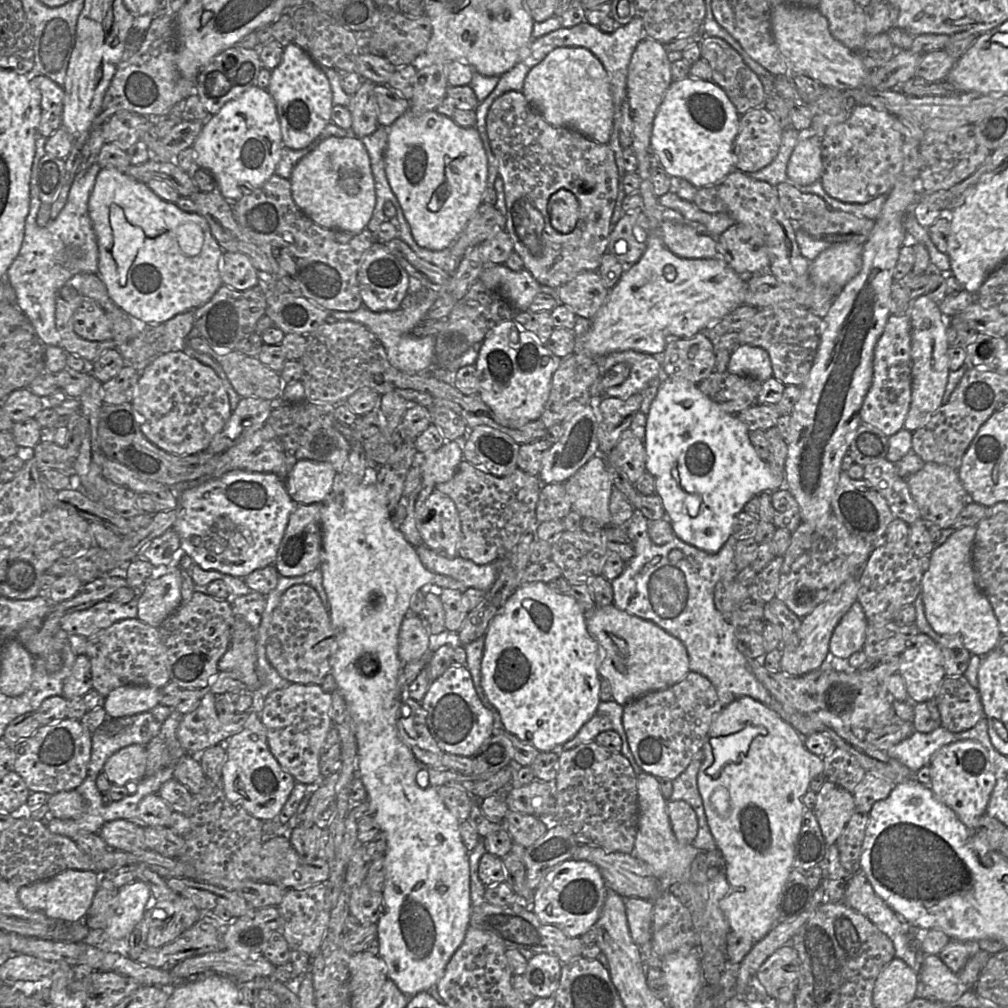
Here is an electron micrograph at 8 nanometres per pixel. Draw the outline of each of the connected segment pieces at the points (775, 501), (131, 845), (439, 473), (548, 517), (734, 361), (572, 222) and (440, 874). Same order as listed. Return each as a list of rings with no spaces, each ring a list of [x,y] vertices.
[[[786,488],[772,492],[771,502],[774,508],[773,523],[776,528],[786,529],[792,534],[802,523],[798,503]]]
[[[132,820],[108,821],[102,825],[99,835],[111,849],[130,853],[147,849],[143,827]]]
[[[457,440],[445,441],[436,451],[415,455],[415,463],[421,475],[432,475],[436,484],[449,481],[463,459],[461,445]]]
[[[564,483],[542,485],[535,509],[535,518],[538,523],[563,520],[570,512],[570,500]]]
[[[742,344],[732,354],[728,371],[740,376],[753,377],[761,382],[773,377],[768,352],[763,348],[748,344]]]
[[[561,189],[551,195],[547,210],[552,227],[561,234],[571,233],[579,218],[579,203],[573,193]]]
[[[361,483],[337,497],[331,495],[323,503],[321,520],[322,556],[319,567],[335,638],[330,673],[354,723],[358,776],[367,792],[368,815],[375,818],[387,839],[383,913],[377,921],[378,956],[386,965],[388,978],[402,993],[413,996],[418,992],[427,992],[442,977],[446,965],[465,938],[472,905],[469,852],[460,835],[460,821],[445,806],[437,787],[429,785],[422,788],[417,785],[417,772],[427,769],[427,765],[414,757],[397,730],[396,719],[401,705],[399,673],[403,665],[398,655],[398,637],[411,598],[417,591],[426,594],[430,588],[446,588],[463,593],[467,588],[451,577],[425,568],[415,547],[407,542],[393,522],[383,490],[376,484]]]

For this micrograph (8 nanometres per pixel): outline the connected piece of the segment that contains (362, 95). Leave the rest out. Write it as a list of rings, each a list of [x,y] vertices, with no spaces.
[[[363,80],[356,93],[352,95],[348,109],[352,116],[352,131],[355,136],[362,138],[372,134],[379,126],[374,83]]]

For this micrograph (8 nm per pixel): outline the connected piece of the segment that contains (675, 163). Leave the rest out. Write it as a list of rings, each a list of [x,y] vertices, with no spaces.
[[[689,76],[673,81],[668,88],[653,121],[650,147],[671,178],[687,180],[700,189],[735,170],[734,143],[739,125],[740,115],[720,86]]]

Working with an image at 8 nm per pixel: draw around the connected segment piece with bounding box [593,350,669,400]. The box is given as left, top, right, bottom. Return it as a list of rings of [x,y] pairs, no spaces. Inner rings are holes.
[[[628,350],[593,358],[600,368],[600,375],[618,363],[626,363],[630,367],[628,378],[620,385],[608,388],[605,392],[607,397],[626,400],[633,394],[641,393],[654,378],[659,377],[663,382],[669,377],[658,359],[644,352]]]

